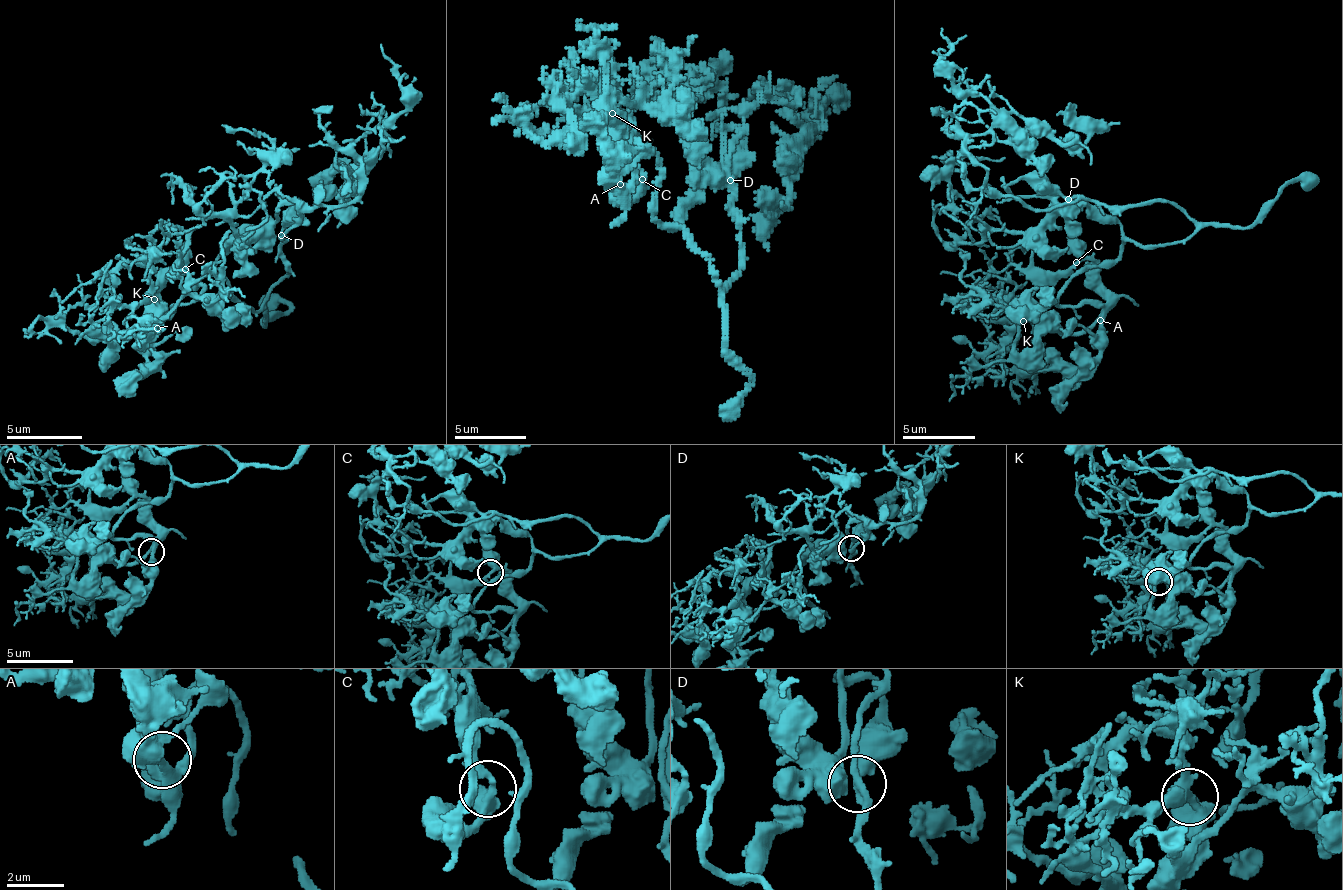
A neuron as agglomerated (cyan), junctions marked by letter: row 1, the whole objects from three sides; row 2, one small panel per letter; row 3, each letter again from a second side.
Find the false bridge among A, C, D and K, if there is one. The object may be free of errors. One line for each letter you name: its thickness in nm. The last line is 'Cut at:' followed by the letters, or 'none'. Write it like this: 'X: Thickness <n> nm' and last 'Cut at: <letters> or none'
Cut at: none

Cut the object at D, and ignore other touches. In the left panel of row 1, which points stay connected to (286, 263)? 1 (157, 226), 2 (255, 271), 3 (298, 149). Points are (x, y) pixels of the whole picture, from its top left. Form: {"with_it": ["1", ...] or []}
{"with_it": ["1"]}

